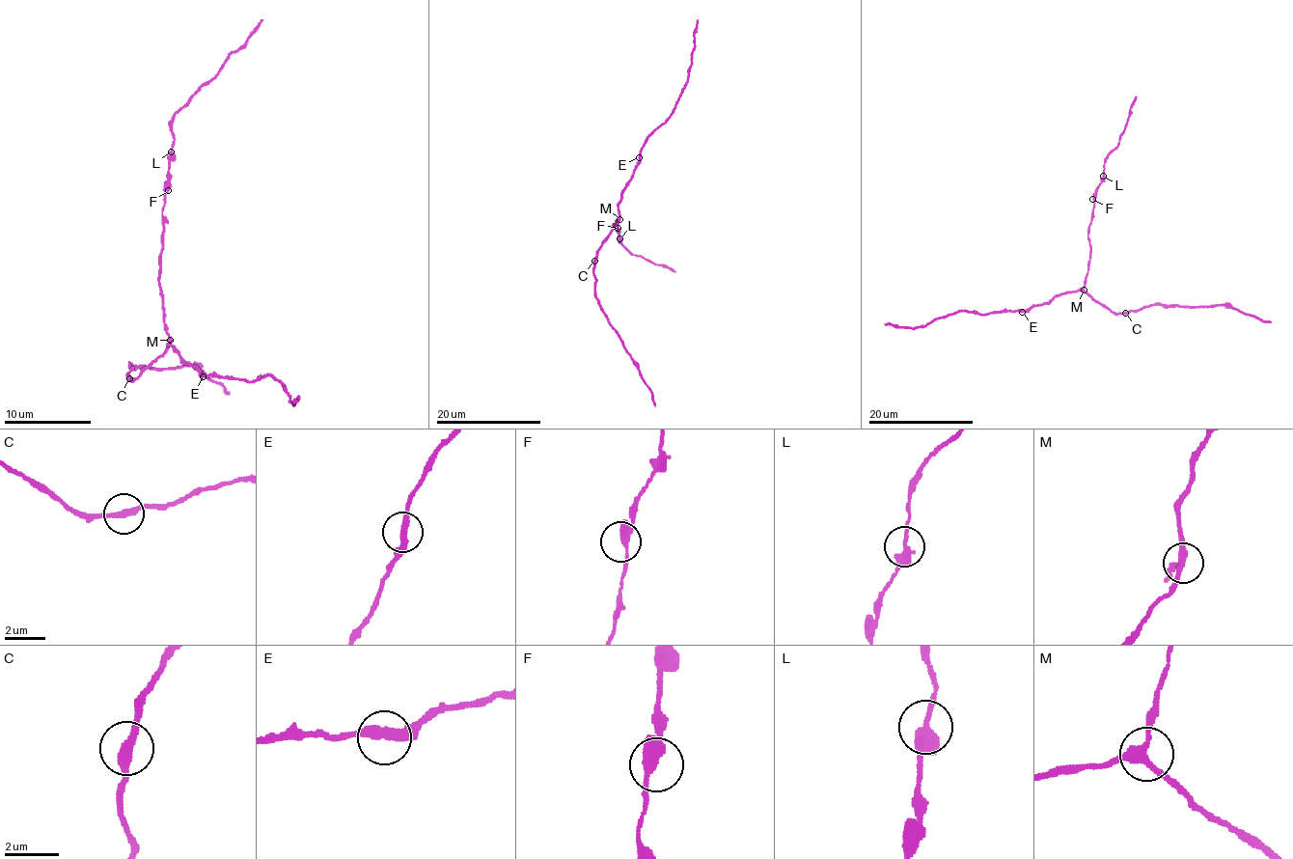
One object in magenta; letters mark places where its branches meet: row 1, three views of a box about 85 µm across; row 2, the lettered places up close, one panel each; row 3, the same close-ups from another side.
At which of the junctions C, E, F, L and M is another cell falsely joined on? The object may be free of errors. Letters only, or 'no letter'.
no letter

